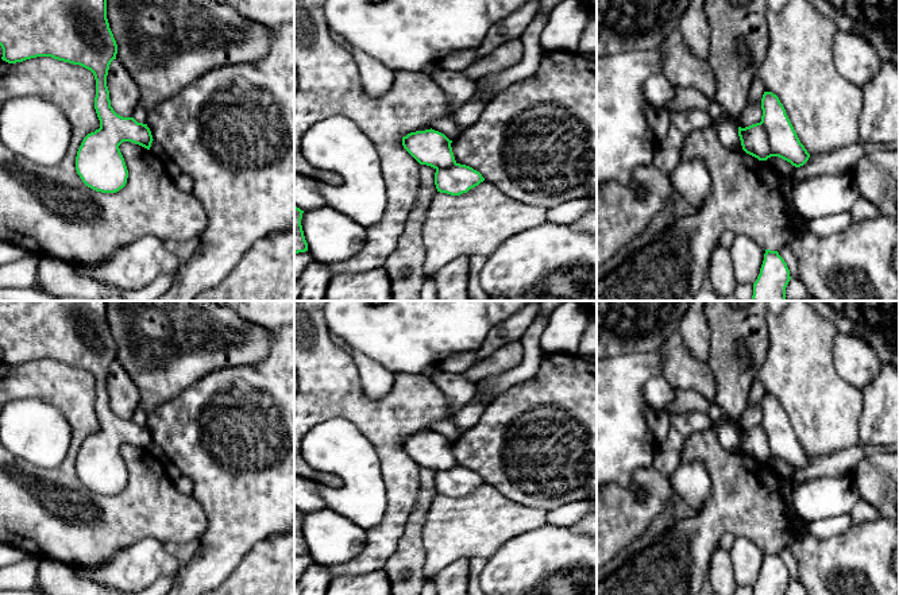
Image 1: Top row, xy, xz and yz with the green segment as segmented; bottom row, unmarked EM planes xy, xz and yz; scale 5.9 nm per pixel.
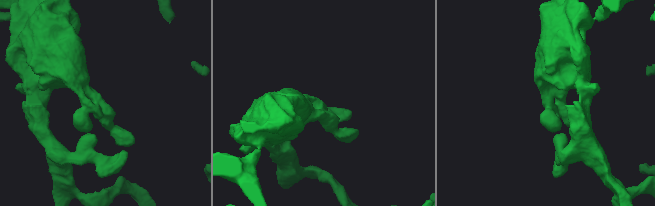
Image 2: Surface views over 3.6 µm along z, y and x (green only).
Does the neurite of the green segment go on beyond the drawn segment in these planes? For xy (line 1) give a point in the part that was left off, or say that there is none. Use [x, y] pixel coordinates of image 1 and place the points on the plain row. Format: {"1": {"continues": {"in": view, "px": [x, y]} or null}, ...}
{"1": {"continues": null}}

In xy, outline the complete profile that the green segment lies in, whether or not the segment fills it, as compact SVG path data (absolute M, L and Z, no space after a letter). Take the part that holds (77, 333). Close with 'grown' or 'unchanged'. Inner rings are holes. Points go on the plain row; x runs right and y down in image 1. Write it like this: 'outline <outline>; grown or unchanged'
outline M0 301L0 348L1 362L8 366L23 364L36 359L51 359L58 363L80 367L90 372L96 382L94 412L100 430L88 436L76 459L76 472L82 484L101 495L116 495L127 486L128 472L119 448L131 444L150 452L153 437L147 426L138 425L134 420L123 420L111 409L107 378L109 367L116 362L117 347L107 321L107 301Z; unchanged

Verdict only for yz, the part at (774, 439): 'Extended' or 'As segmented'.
As segmented

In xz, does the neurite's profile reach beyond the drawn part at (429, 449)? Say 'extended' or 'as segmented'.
as segmented

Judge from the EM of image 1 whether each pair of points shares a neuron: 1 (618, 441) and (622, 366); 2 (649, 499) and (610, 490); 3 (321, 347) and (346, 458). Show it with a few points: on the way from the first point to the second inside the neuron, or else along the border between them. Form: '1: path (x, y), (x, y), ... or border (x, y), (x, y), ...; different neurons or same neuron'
1: path (618, 422), (618, 385); same neuron
2: path (640, 503), (624, 503), (620, 499); same neuron
3: border (308, 429), (325, 420), (344, 417), (363, 435); different neurons

